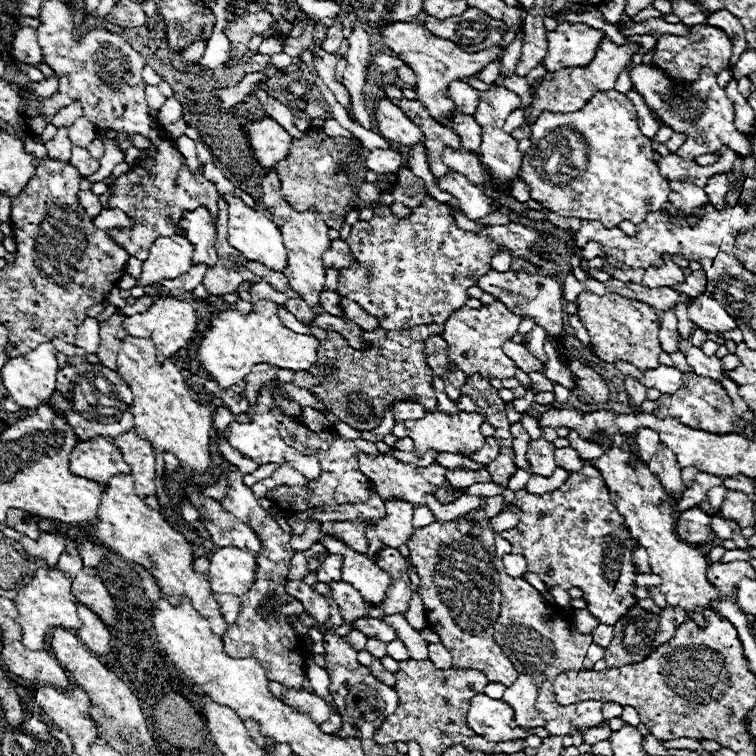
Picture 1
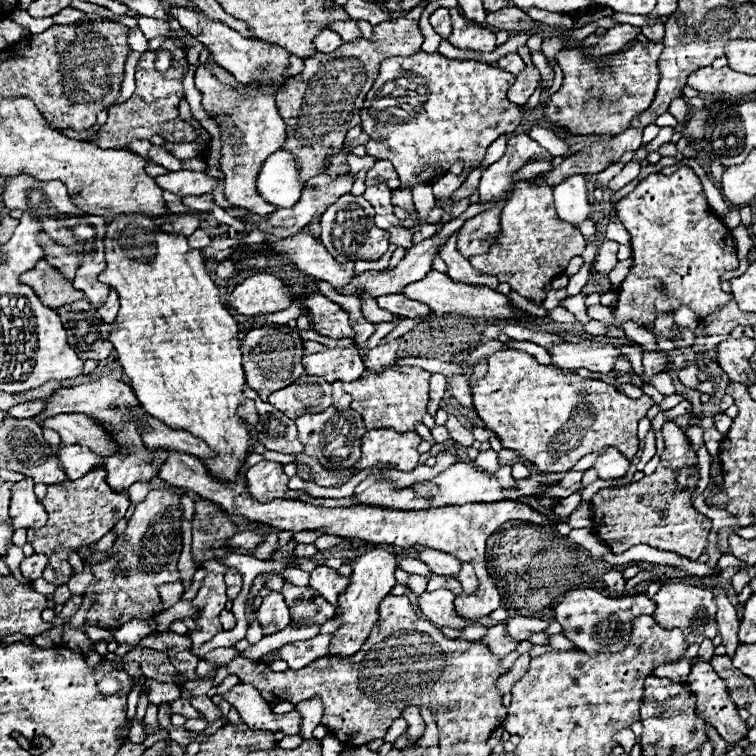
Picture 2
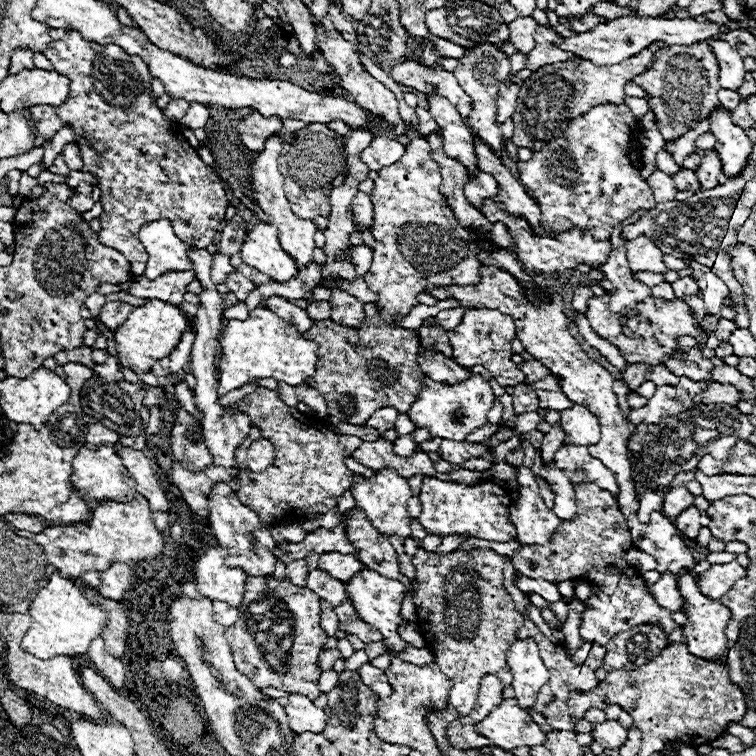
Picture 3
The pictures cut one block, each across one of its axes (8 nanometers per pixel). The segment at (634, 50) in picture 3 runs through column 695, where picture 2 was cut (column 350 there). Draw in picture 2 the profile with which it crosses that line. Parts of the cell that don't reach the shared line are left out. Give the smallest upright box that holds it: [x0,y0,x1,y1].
[330,20,362,42]

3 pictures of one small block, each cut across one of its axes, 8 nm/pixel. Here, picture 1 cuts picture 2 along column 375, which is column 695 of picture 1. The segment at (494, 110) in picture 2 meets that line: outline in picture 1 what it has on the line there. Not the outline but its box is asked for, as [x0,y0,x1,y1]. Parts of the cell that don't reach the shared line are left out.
[630,64,752,160]

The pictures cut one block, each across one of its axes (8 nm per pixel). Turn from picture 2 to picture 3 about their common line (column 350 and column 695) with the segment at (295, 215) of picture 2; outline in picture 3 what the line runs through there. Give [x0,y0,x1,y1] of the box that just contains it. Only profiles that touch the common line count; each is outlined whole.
[672,170,701,190]

